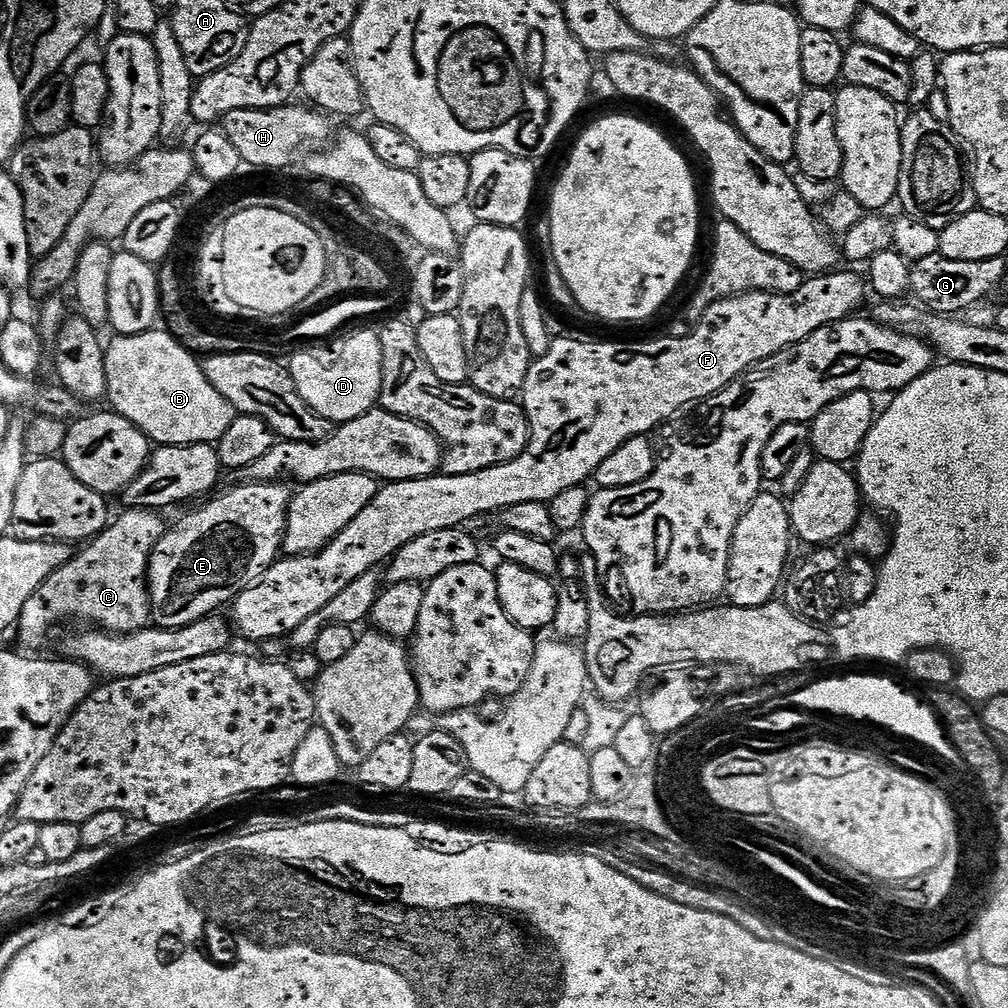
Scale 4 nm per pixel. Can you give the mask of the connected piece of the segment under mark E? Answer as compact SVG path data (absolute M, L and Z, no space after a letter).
M284 482L275 484L238 484L229 487L229 492L224 492L221 496L213 495L209 504L201 506L197 512L192 512L189 516L184 516L176 525L169 527L164 533L164 537L160 539L154 546L152 557L148 563L148 597L152 603L152 619L161 628L181 628L190 622L198 622L204 616L210 616L219 613L220 607L231 605L238 594L242 594L250 585L262 579L264 572L271 564L276 563L282 552L284 542L284 531L288 525L288 503L291 502L294 495L293 489L288 489L289 485Z

